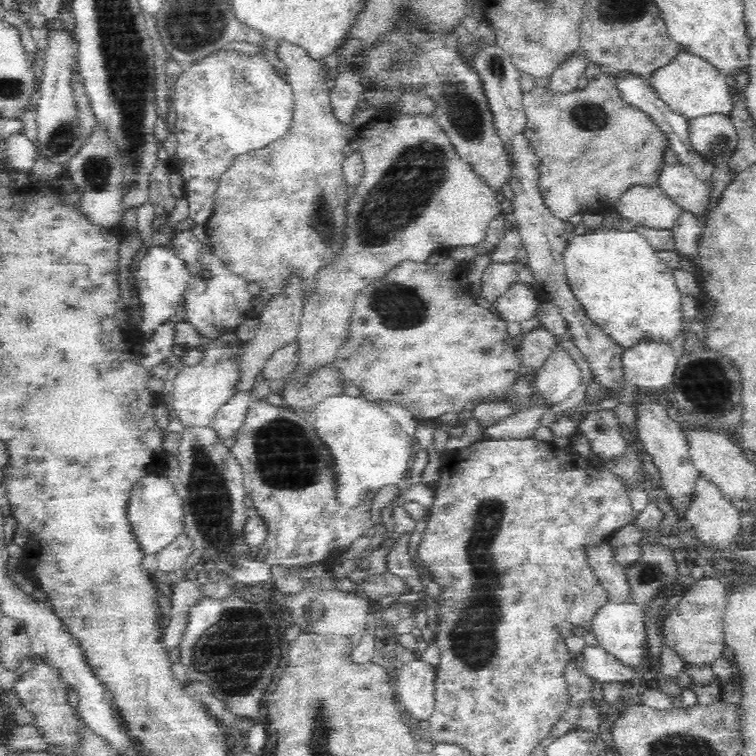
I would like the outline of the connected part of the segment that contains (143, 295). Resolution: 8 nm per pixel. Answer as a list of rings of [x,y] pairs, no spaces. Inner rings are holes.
[[[155,245],[149,249],[144,258],[137,264],[136,288],[142,303],[143,320],[139,329],[144,340],[150,339],[153,332],[170,321],[181,311],[183,294],[188,288],[190,274],[184,261],[170,249],[170,246]]]

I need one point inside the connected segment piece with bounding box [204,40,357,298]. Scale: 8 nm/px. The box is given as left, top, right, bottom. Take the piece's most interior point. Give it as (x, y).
(279, 210)

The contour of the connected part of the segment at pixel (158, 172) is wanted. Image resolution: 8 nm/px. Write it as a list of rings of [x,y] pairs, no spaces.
[[[157,160],[149,174],[149,201],[153,205],[161,205],[166,215],[171,216],[176,208],[177,197],[172,194],[170,186],[170,171],[166,162]]]

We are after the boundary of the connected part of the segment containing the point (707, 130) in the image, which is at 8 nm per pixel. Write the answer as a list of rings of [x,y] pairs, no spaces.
[[[705,114],[687,123],[689,144],[714,164],[727,162],[738,145],[736,128],[727,114]]]

